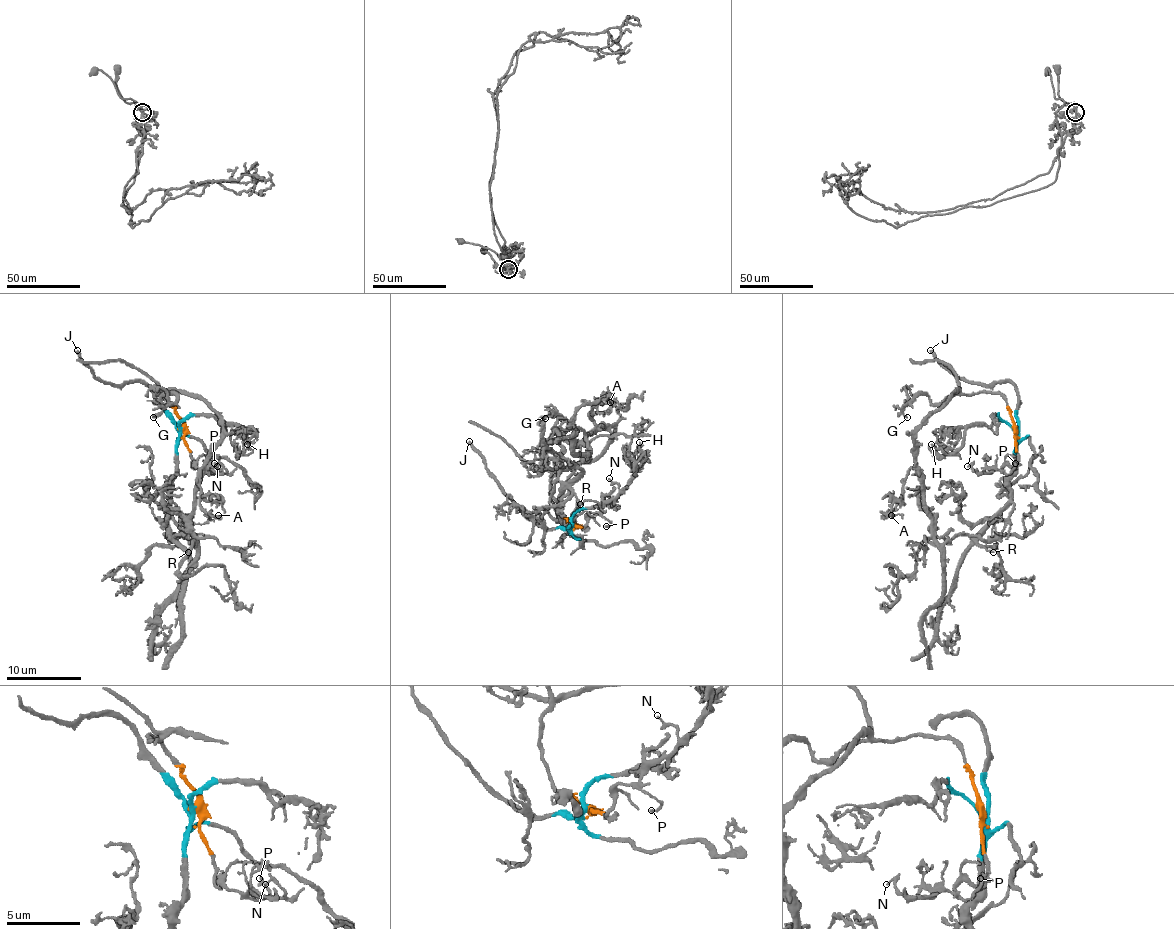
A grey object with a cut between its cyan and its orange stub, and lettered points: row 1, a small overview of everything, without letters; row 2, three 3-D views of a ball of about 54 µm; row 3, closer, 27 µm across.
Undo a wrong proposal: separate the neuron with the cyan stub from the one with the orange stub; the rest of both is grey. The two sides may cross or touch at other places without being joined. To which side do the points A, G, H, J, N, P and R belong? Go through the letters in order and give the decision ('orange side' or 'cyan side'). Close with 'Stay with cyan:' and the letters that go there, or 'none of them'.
A: orange side
G: orange side
H: cyan side
J: cyan side
N: orange side
P: orange side
R: cyan side
Stay with cyan: H, J, R

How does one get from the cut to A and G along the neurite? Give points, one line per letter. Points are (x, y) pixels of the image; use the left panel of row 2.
A: (181, 428), (158, 392), (199, 394), (220, 418), (220, 444), (199, 472), (199, 493), (222, 504), (218, 515)
G: (181, 428), (183, 418), (160, 392), (158, 394), (170, 404), (160, 400), (173, 394), (177, 400), (153, 417)

